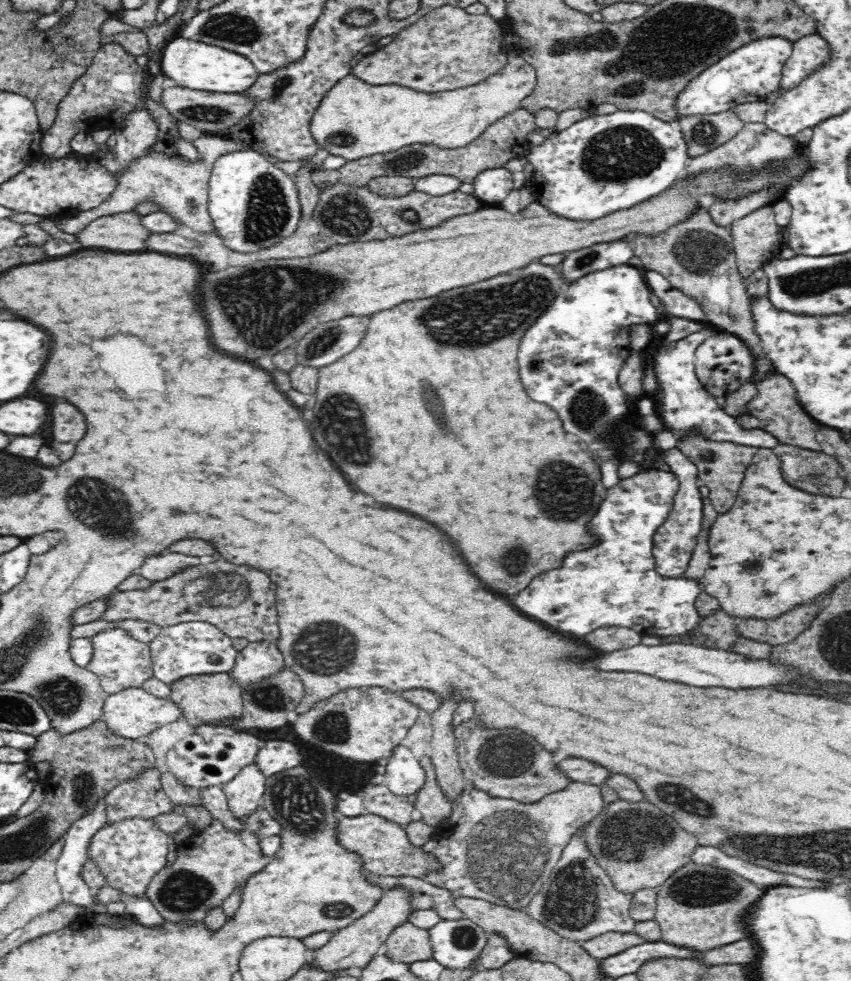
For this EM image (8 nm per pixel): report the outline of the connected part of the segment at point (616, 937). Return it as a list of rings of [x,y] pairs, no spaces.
[[[606,932],[604,935],[596,936],[592,940],[581,942],[584,950],[590,956],[598,960],[604,960],[606,957],[617,955],[629,948],[646,944],[646,939],[638,936],[636,932]]]

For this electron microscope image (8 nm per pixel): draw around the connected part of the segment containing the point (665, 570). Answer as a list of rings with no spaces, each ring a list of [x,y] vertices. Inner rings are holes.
[[[676,446],[662,452],[662,459],[671,468],[670,472],[678,476],[679,489],[674,497],[673,507],[666,522],[658,528],[653,536],[653,555],[658,574],[662,576],[682,576],[688,568],[692,552],[697,543],[703,519],[702,497],[698,491],[696,480],[697,468],[685,454]]]

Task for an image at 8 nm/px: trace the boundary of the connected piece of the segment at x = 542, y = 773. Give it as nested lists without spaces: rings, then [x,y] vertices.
[[[473,716],[456,726],[456,739],[459,763],[466,780],[492,797],[530,805],[566,788],[572,781],[554,762],[554,754],[546,752],[532,736],[514,728],[488,728]]]

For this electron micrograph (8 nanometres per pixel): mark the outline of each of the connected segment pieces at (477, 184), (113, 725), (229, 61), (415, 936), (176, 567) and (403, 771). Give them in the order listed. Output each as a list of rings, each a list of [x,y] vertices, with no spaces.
[[[504,167],[480,172],[474,179],[473,196],[484,205],[501,204],[514,190],[513,174]]]
[[[140,687],[127,688],[118,694],[109,695],[104,704],[103,721],[114,735],[140,741],[142,737],[150,735],[166,724],[171,724],[182,716],[182,709],[172,698],[156,697]]]
[[[175,36],[165,44],[158,65],[165,76],[176,80],[178,87],[209,93],[244,93],[260,75],[251,60],[243,54],[181,36]]]
[[[412,923],[398,925],[386,940],[383,952],[388,958],[407,964],[435,958],[431,933]]]
[[[164,552],[160,555],[149,556],[139,566],[140,575],[150,582],[166,580],[188,566],[200,564],[201,557],[186,556],[180,553]]]
[[[399,745],[394,748],[386,765],[385,784],[397,796],[416,794],[426,782],[426,771],[410,749]]]

